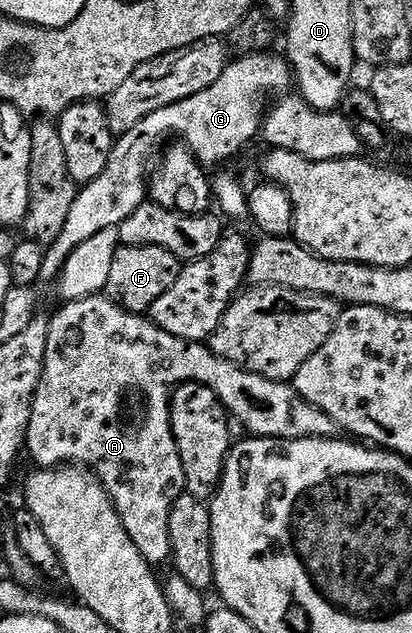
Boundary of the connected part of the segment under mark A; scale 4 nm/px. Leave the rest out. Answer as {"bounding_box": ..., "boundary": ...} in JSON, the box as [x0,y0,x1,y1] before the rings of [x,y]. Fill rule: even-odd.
{"bounding_box":[26,296,337,564],"boundary":[[[93,296],[90,298],[79,298],[77,302],[64,302],[61,310],[57,312],[48,322],[48,339],[46,340],[46,356],[44,357],[44,371],[40,377],[40,383],[36,389],[36,394],[32,398],[32,415],[28,421],[28,433],[26,435],[27,453],[32,453],[32,458],[40,468],[60,468],[65,464],[75,464],[80,468],[87,468],[91,473],[99,478],[108,495],[112,497],[112,502],[116,505],[118,516],[138,552],[147,562],[159,564],[167,563],[172,556],[172,545],[170,544],[170,512],[174,496],[179,495],[185,489],[184,469],[177,457],[176,444],[172,440],[172,411],[170,409],[170,388],[185,382],[197,382],[203,386],[208,386],[216,393],[218,400],[226,408],[232,406],[248,406],[248,430],[249,435],[262,438],[331,438],[337,433],[336,421],[330,416],[326,416],[317,408],[311,406],[305,398],[301,398],[289,383],[266,380],[266,376],[258,376],[249,370],[243,370],[241,366],[235,366],[230,360],[219,358],[213,354],[207,344],[202,342],[187,342],[178,336],[170,336],[162,328],[158,328],[151,317],[142,314],[131,314],[129,310],[123,310],[118,304],[114,304],[106,296]]]}

